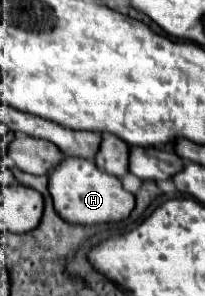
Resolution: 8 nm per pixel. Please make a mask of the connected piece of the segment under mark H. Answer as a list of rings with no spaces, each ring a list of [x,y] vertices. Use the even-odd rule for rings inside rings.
[[[65,157],[59,165],[53,167],[53,171],[47,177],[55,211],[69,223],[93,225],[93,223],[121,221],[127,219],[131,209],[135,207],[133,193],[125,191],[117,177],[97,169],[97,165],[91,159]]]

